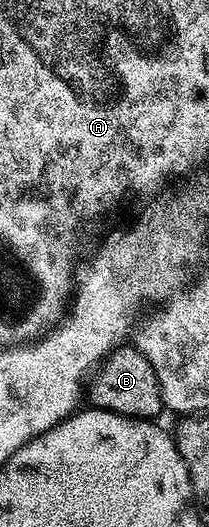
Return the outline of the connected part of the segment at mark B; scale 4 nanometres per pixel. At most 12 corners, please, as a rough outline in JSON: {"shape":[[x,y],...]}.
{"shape":[[116,346],[92,371],[94,410],[156,419],[163,410],[151,360]]}

